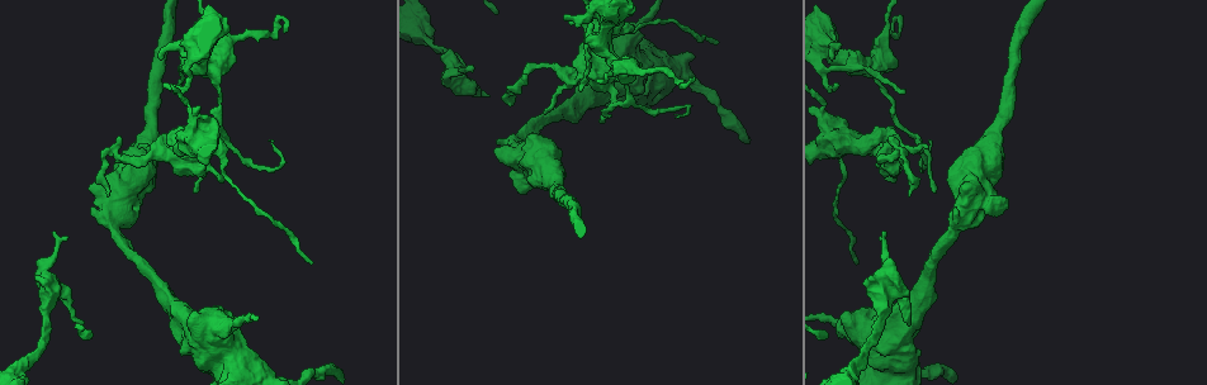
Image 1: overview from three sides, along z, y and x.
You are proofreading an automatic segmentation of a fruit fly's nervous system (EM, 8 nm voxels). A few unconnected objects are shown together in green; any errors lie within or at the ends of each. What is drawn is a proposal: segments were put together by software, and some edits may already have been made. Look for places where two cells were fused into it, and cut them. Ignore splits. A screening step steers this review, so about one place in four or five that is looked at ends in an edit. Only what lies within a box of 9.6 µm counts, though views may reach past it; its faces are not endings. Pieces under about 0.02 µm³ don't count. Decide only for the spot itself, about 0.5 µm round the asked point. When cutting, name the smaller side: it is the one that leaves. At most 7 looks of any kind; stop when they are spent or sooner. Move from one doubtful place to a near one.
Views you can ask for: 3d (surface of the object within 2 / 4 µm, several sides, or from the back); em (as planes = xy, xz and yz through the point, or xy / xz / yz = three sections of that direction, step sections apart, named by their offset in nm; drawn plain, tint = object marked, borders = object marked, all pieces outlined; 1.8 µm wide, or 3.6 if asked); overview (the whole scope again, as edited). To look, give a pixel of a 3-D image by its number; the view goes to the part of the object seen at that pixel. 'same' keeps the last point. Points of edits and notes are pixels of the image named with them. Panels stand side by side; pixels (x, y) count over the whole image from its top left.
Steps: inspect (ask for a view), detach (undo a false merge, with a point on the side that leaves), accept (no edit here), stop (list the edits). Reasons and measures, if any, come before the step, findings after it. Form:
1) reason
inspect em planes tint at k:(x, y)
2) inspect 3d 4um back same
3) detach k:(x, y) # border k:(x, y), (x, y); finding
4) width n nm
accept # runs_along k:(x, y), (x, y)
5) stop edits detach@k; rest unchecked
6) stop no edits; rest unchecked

three-way junction
inspect em xy step 4 tint at 1:(214, 75)

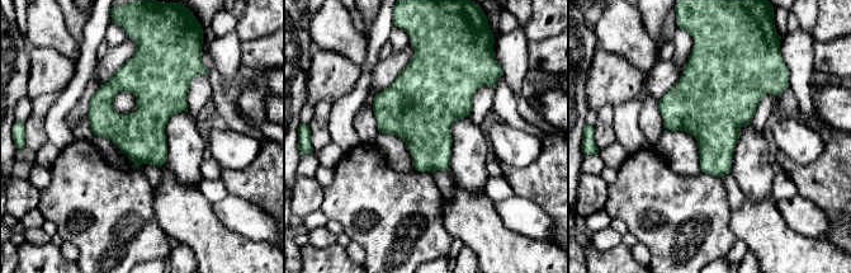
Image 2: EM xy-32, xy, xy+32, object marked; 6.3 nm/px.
inspect em planes borders same

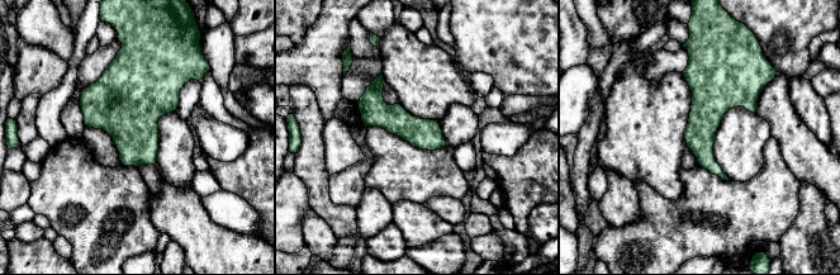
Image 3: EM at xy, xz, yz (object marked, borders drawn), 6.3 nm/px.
width 190 nm
accept # runs_along 3:(379, 79), (378, 102), (442, 143); continuous, no second cell

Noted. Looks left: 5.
thick turns thin
inspect em xz step 4 tint at 1:(615, 103)

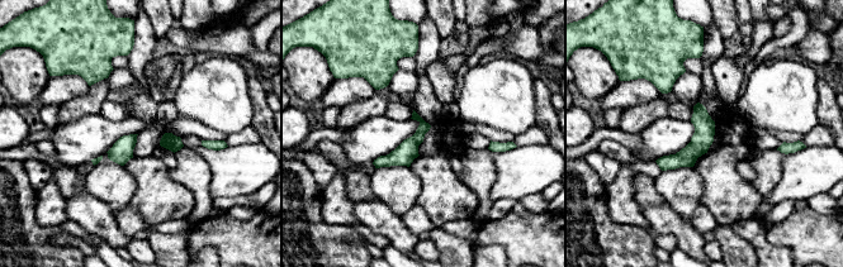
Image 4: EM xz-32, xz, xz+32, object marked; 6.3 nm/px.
another direction
inspect em planes borders same

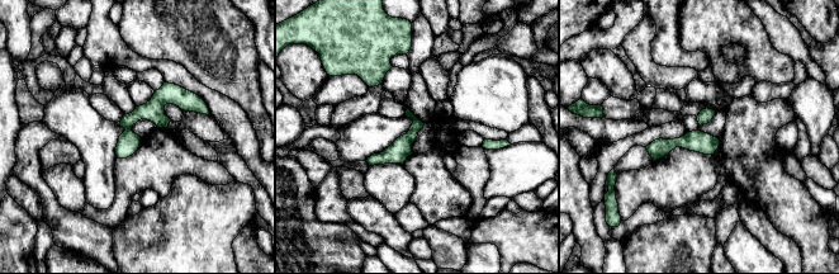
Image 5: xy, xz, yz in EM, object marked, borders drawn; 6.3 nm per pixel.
detach 5:(401, 149) # part_leaving 5:(205, 110), (162, 98), (123, 123); a second cell is stuck on

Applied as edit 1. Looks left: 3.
inspect overview

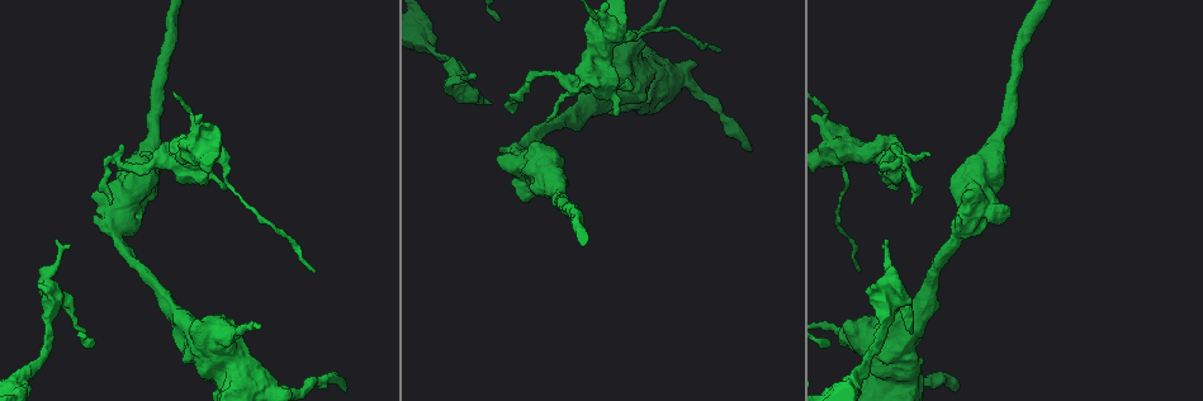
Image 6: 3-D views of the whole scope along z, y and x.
abrupt turn
inspect em 3.6um xz step 4 borders at 6:(523, 94)

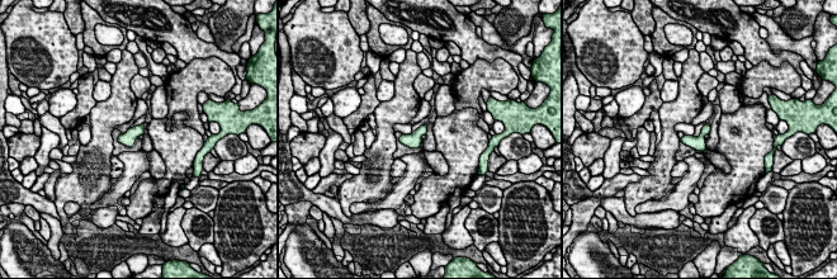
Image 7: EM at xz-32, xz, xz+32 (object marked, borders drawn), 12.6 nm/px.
another direction
inspect em 3.6um planes borders same

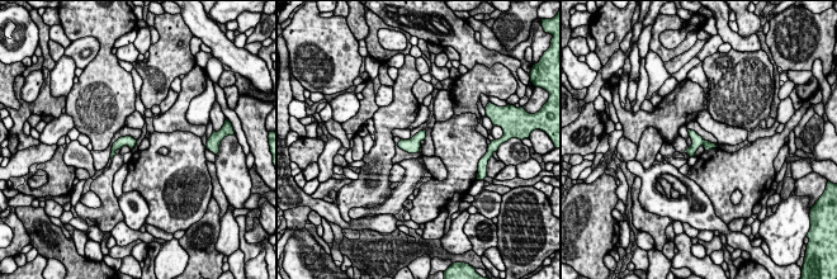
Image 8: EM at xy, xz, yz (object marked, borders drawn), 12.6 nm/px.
accept # all the same cell

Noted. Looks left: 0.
stop edits detach@5; rest unchecked

